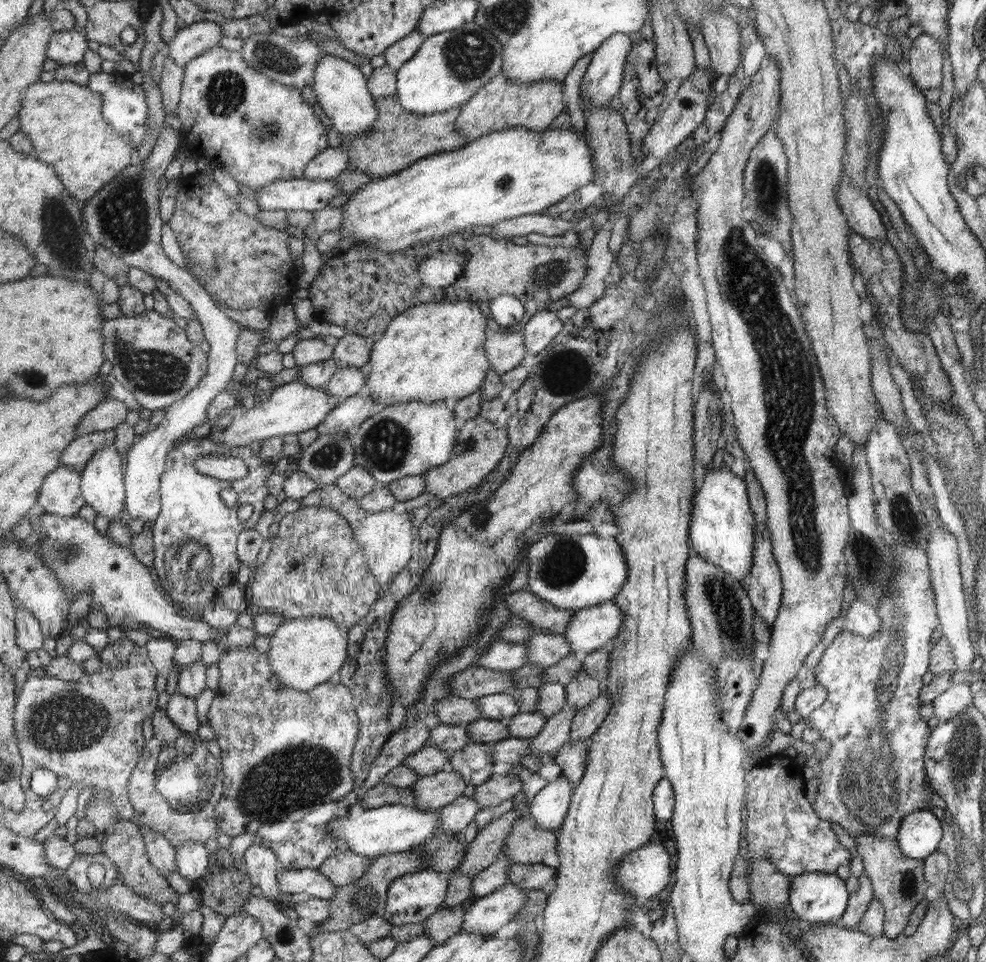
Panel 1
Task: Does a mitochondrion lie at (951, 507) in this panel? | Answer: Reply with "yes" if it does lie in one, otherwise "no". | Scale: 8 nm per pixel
no

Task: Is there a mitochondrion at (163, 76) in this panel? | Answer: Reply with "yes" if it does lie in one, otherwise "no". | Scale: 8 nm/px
no

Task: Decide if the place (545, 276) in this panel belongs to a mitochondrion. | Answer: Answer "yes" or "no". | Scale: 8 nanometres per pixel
yes

